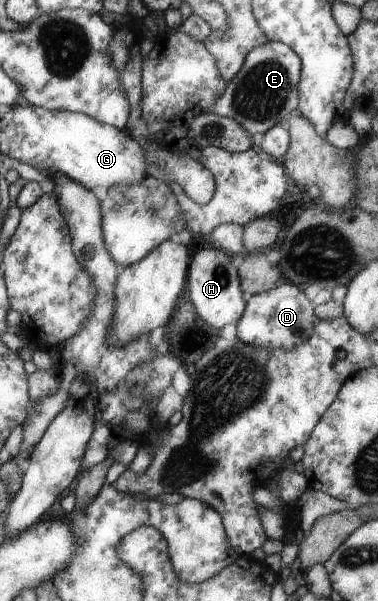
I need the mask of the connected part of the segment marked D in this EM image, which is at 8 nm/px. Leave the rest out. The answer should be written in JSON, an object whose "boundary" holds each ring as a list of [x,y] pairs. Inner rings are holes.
{"boundary":[[[283,283],[268,292],[250,297],[246,313],[236,323],[236,338],[255,348],[283,348],[291,351],[311,337],[315,321],[317,317],[313,313],[313,302],[295,284]]]}

